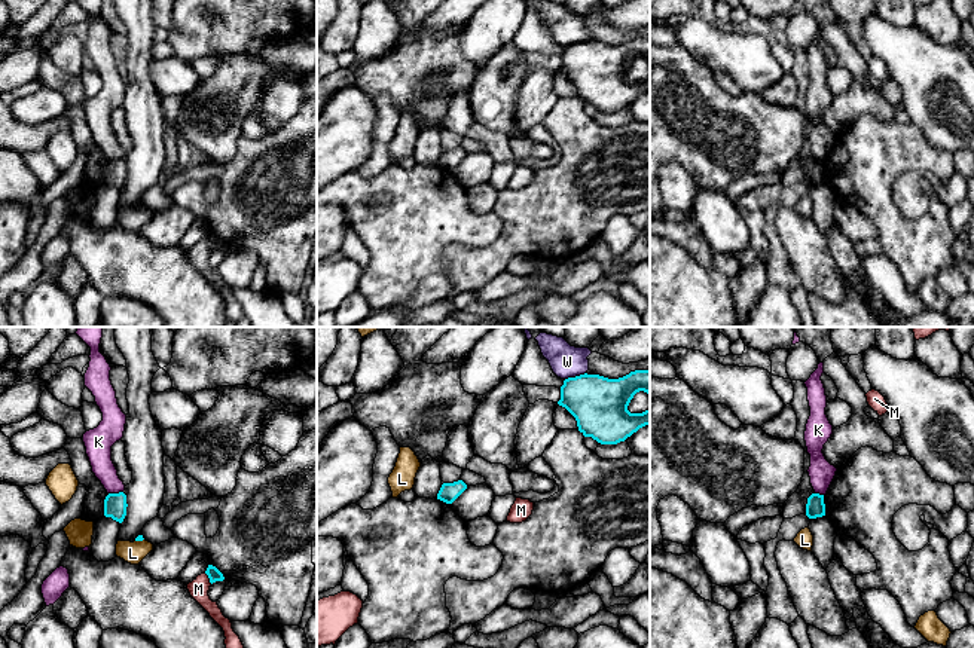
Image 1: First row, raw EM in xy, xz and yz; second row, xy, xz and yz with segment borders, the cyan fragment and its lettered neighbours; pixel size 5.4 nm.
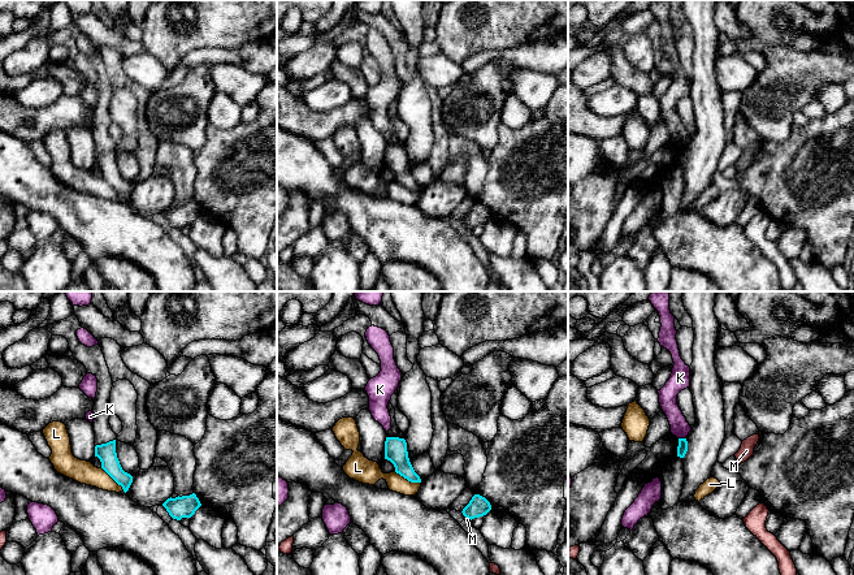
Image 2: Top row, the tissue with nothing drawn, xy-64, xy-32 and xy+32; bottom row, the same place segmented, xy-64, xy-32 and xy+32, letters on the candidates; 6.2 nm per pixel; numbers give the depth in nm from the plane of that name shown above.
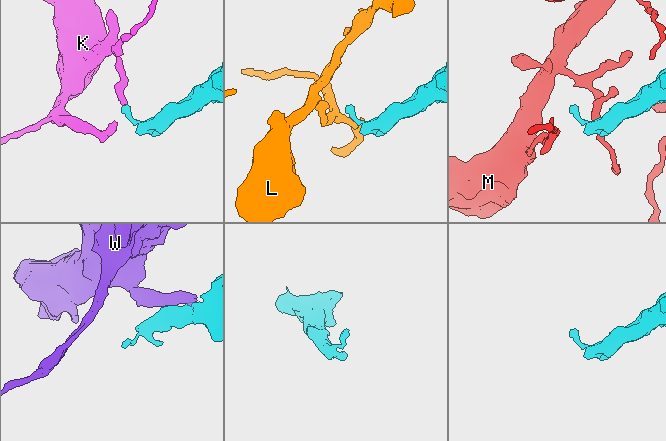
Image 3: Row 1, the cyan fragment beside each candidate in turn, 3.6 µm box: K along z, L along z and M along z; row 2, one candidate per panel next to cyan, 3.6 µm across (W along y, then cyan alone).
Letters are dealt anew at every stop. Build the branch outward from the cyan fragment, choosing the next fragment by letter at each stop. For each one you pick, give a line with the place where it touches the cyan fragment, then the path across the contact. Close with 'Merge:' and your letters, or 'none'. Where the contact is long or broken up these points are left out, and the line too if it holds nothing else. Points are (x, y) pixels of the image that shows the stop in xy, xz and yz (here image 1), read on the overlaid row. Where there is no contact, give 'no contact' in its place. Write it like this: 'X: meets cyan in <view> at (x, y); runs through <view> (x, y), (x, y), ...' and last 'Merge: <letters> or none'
Merge: none

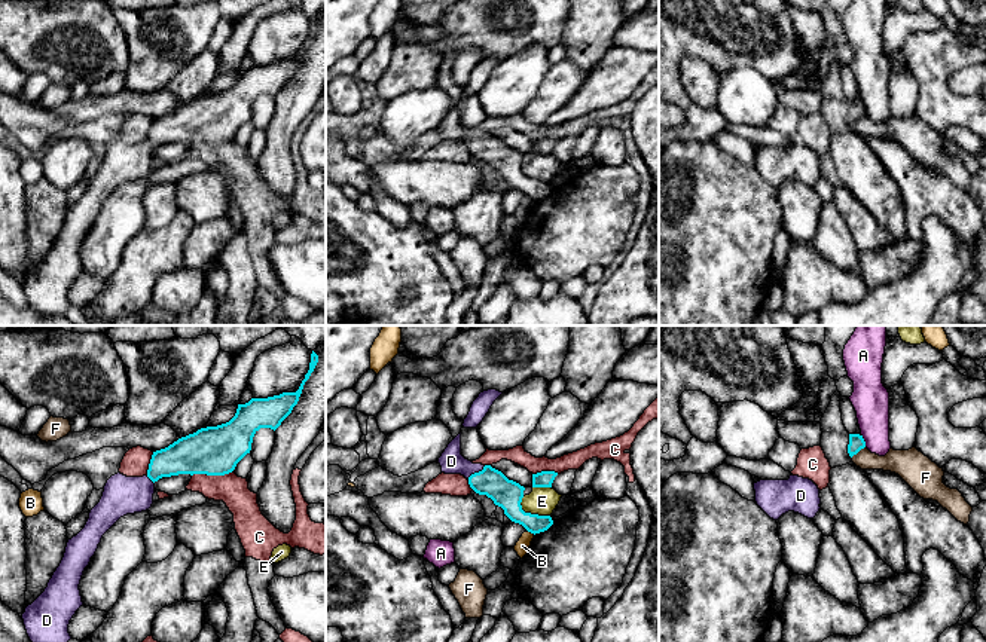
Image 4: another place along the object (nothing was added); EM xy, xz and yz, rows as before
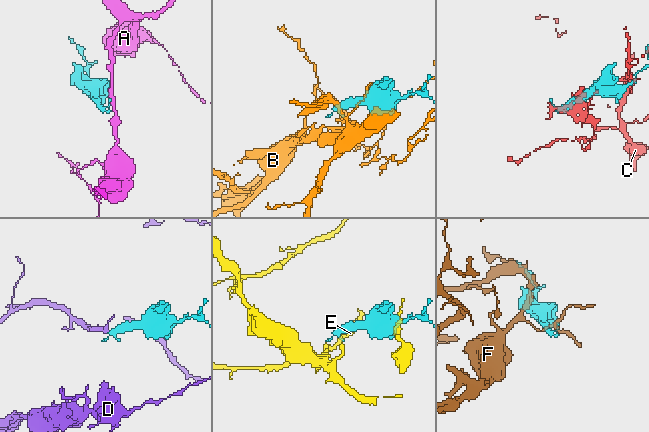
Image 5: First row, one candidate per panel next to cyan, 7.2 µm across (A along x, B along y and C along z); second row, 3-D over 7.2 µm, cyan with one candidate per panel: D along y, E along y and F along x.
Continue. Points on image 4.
D: meets cyan in xz at (476, 473); runs through xz (506, 494), (476, 473), (451, 461)
Merge: D

